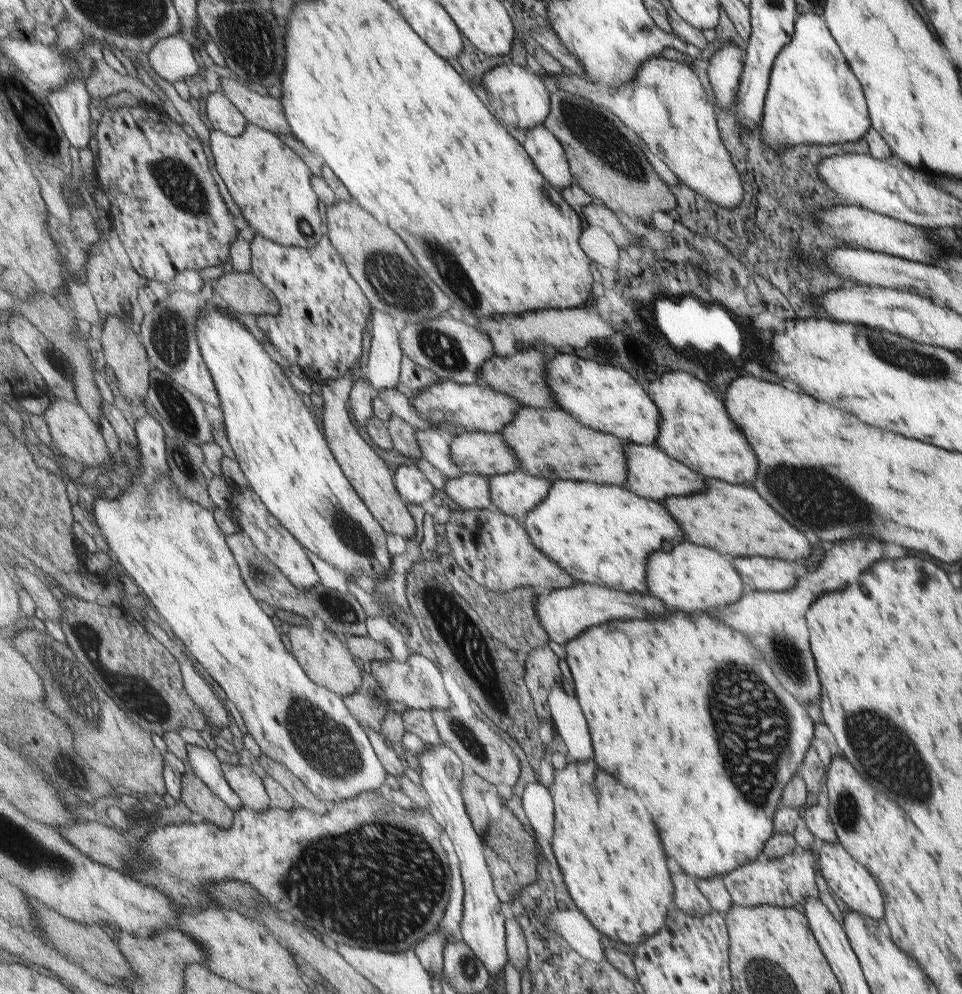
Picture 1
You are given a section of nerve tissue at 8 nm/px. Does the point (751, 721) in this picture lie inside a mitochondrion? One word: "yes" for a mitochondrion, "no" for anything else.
yes

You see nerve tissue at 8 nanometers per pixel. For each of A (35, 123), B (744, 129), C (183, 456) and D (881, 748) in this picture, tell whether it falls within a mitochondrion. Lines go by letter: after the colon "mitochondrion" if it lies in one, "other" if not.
A: mitochondrion
B: other
C: mitochondrion
D: mitochondrion

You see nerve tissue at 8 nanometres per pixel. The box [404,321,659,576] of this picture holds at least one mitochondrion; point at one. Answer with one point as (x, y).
(443, 348)

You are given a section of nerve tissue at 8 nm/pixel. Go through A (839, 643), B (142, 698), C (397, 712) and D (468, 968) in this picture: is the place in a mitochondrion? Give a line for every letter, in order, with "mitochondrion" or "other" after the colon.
A: other
B: mitochondrion
C: other
D: mitochondrion

